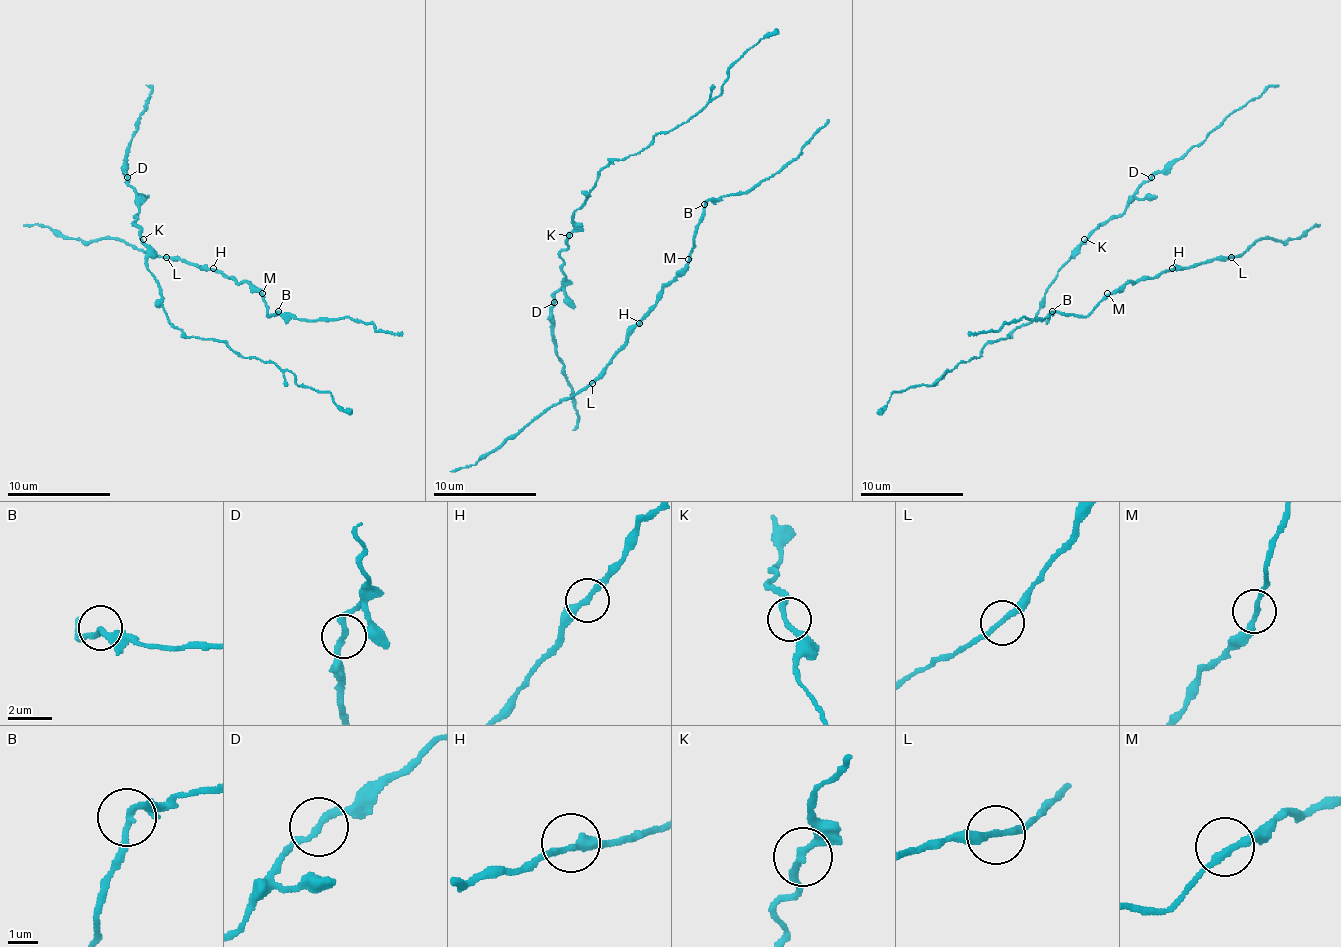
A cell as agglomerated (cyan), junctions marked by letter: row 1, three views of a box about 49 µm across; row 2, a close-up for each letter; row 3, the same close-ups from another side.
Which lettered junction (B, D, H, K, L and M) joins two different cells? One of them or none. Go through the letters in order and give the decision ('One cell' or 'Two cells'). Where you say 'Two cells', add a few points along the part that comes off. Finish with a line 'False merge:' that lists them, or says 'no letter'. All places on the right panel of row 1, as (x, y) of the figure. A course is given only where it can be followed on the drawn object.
B: Two cells. Course of the part to remove: (1053, 312), (1042, 319), (1022, 317), (996, 330), (968, 335)
D: One cell
H: One cell
K: One cell
L: One cell
M: One cell
False merge: B

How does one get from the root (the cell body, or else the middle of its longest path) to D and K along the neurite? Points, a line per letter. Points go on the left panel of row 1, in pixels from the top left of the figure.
D: (223, 340), (187, 337), (166, 317), (161, 286), (148, 268), (148, 247), (132, 224), (138, 193), (127, 177)
K: (223, 340), (187, 337), (166, 317), (161, 304), (161, 286), (148, 268), (148, 244), (143, 239)

